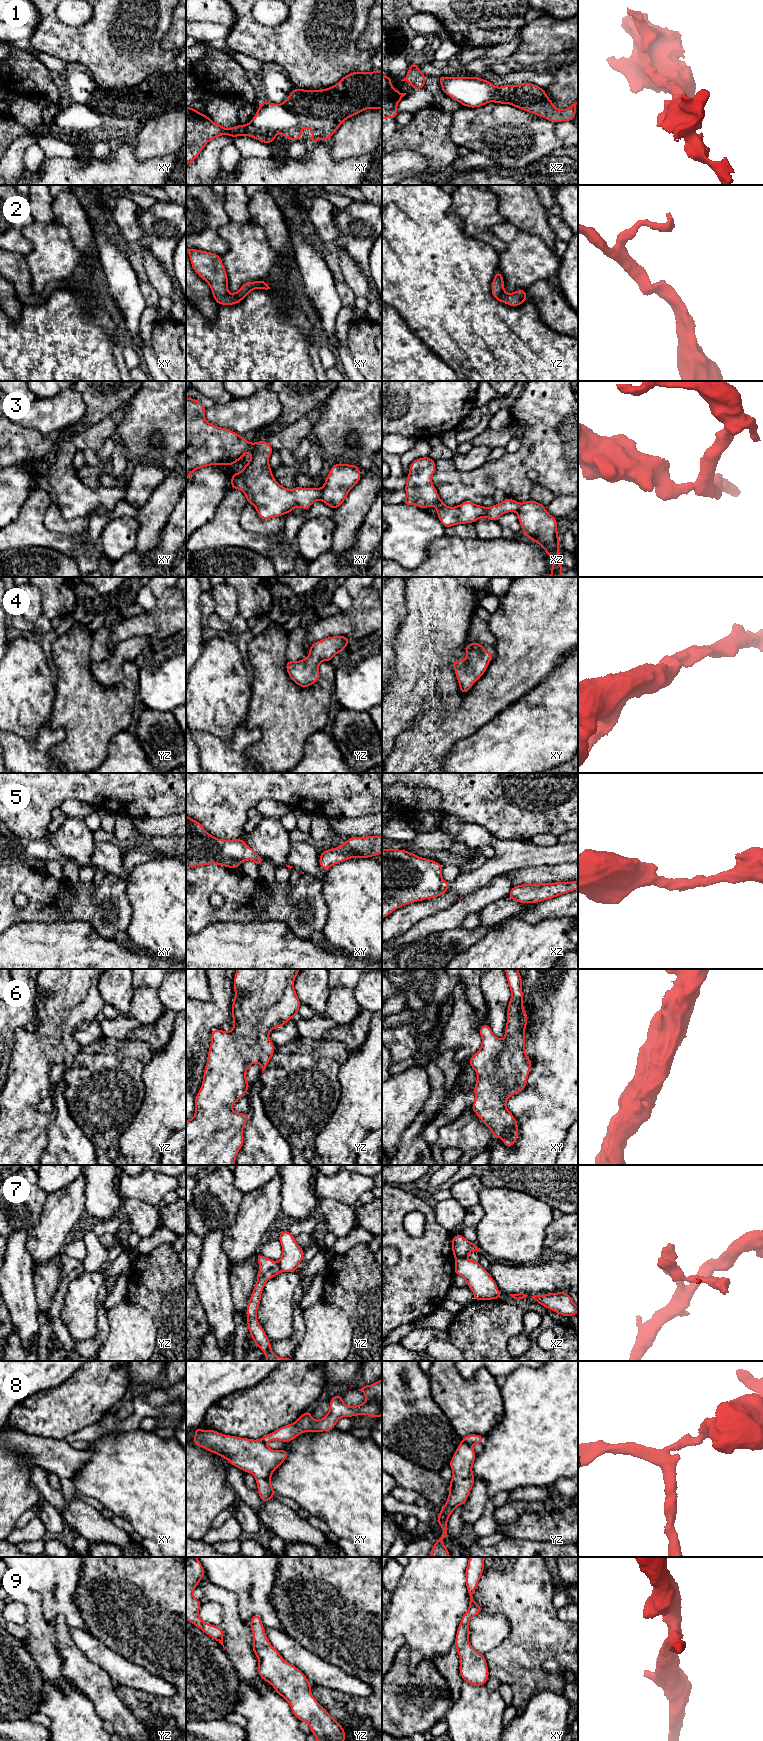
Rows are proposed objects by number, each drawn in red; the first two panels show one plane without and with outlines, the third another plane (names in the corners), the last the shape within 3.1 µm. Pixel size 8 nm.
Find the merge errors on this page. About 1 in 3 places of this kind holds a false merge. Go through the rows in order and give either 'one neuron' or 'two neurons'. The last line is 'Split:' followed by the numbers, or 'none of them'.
1: one neuron
2: one neuron
3: two neurons
4: one neuron
5: one neuron
6: one neuron
7: two neurons
8: two neurons
9: one neuron
Split: 3, 7, 8

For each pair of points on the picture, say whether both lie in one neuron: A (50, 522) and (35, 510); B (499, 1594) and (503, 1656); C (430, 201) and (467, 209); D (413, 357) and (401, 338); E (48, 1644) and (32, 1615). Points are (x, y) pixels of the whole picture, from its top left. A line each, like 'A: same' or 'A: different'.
A: different
B: same
C: different
D: same
E: same

